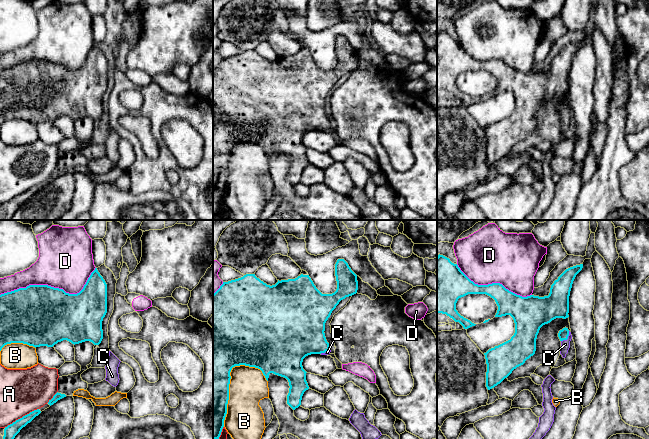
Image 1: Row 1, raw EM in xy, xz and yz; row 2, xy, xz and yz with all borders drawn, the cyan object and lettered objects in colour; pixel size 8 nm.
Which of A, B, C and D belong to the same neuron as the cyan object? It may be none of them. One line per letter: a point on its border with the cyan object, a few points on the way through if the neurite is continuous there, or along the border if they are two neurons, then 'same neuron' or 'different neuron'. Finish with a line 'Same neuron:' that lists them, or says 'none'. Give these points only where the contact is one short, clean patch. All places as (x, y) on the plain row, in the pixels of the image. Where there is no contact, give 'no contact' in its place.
A: contact xy (22, 193); different neuron
B: contact xz (229, 159); different neuron
C: contact yz (567, 114); way yz (563, 110), (567, 114), (565, 120); same neuron
D: contact xy (51, 63); different neuron
Same neuron: C

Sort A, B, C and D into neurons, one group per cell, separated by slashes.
A / B / C / D

